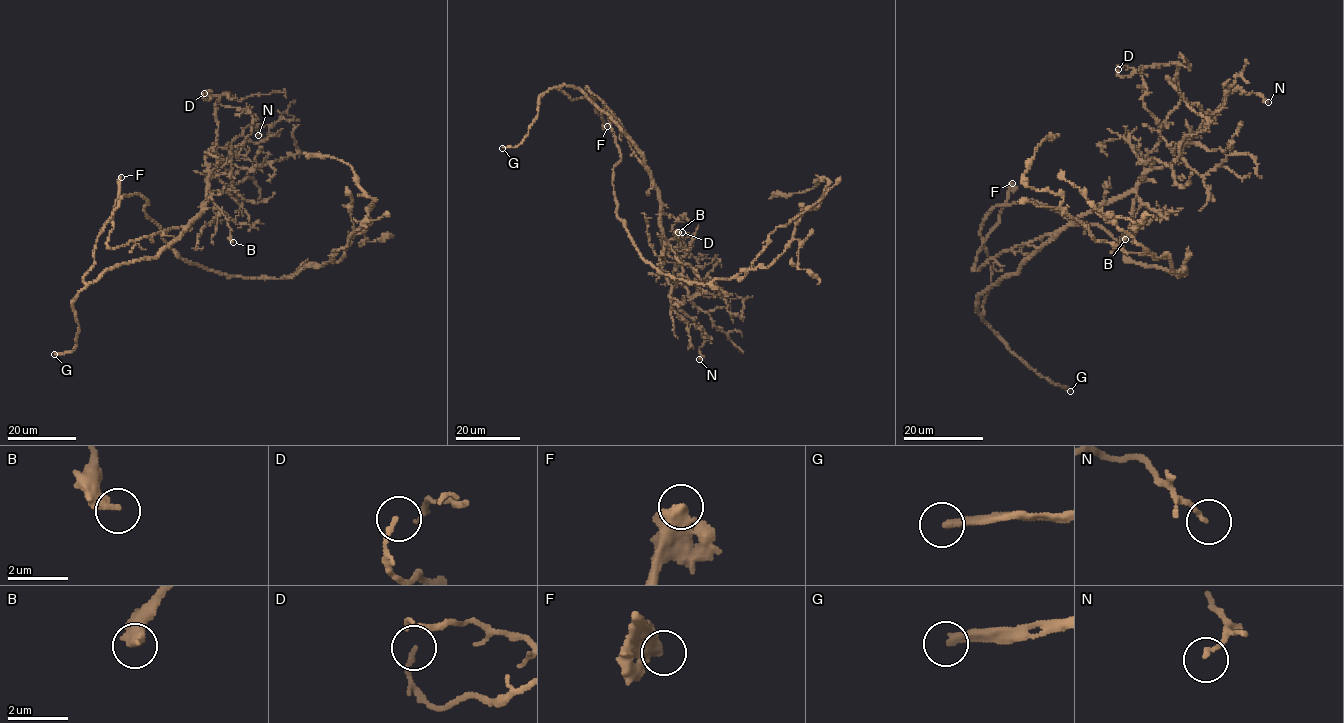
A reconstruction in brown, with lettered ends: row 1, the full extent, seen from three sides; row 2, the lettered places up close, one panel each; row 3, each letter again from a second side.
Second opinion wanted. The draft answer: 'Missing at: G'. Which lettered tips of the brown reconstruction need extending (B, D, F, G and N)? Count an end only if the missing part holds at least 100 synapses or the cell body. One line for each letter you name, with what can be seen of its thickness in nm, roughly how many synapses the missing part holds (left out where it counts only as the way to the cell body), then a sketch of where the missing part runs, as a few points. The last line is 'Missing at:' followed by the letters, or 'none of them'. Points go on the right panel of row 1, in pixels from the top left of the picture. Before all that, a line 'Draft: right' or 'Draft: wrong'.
Draft: wrong
F: 550 nm | (1012, 183), (1018, 156), (1027, 148), (1038, 140), (1066, 144), (1076, 137), (1076, 132)
G: 280 nm | 250 syn | (1070, 391), (1015, 316), (1019, 263), (1052, 233), (1133, 252), (1198, 309), (1288, 335), (1216, 262), (1161, 293)
Missing at: F, G

